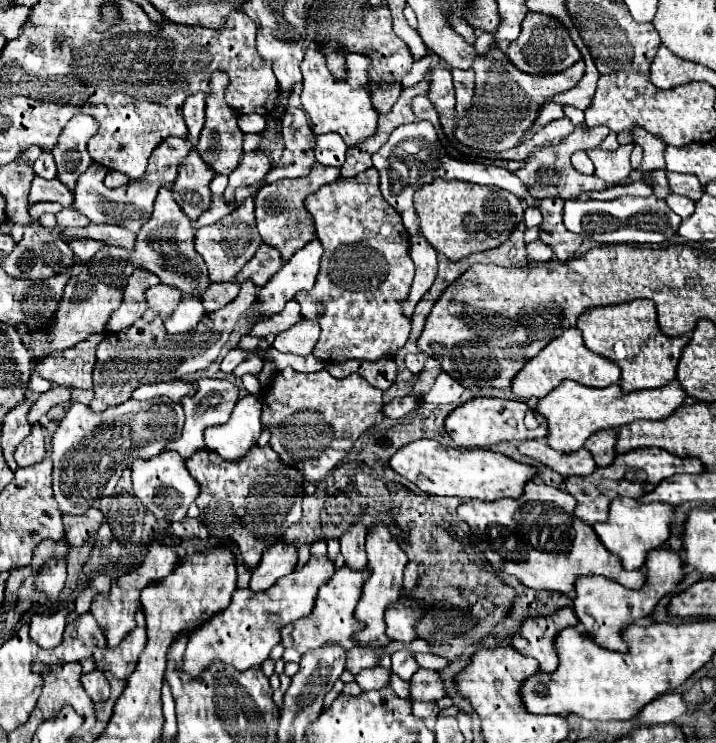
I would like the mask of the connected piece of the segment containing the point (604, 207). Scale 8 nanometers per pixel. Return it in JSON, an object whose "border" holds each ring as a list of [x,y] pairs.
{"border":[[[618,197],[612,201],[580,201],[570,199],[564,203],[564,225],[566,229],[584,235],[596,243],[628,243],[628,245],[662,245],[670,241],[682,217],[676,215],[664,199],[658,197]]]}

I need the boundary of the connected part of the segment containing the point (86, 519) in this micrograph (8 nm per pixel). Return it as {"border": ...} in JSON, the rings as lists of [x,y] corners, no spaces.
{"border":[[[94,507],[88,509],[88,513],[84,517],[66,515],[64,517],[66,539],[70,541],[70,545],[82,545],[98,531],[100,523],[102,523],[102,513],[100,513],[100,509],[94,509]]]}

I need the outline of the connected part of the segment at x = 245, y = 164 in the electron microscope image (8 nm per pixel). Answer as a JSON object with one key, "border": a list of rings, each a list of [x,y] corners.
{"border":[[[260,151],[252,153],[252,155],[244,155],[240,165],[236,167],[236,171],[232,171],[228,187],[224,191],[224,201],[228,205],[234,203],[234,195],[238,187],[250,187],[254,183],[258,183],[270,169],[270,159],[266,155],[262,155]]]}

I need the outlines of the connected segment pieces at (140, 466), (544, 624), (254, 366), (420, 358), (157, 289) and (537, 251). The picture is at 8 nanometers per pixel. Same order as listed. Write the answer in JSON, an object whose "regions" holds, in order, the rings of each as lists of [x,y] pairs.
{"regions":[[[[164,451],[152,459],[136,459],[130,467],[132,471],[132,489],[134,495],[144,503],[144,507],[154,513],[156,519],[182,521],[190,503],[198,497],[200,487],[196,479],[184,467],[184,459],[176,451]]],[[[570,607],[556,609],[552,615],[544,615],[538,619],[526,617],[512,635],[512,647],[522,655],[534,657],[540,663],[540,671],[550,673],[558,665],[558,657],[552,647],[554,635],[568,625],[574,627],[576,623],[578,619]]],[[[250,355],[244,363],[240,363],[238,367],[236,367],[236,371],[234,371],[234,375],[236,377],[242,377],[242,375],[246,375],[246,373],[260,373],[262,371],[262,365],[264,365],[264,361],[260,359],[260,357],[256,357],[256,355]]],[[[410,353],[410,355],[406,355],[406,367],[414,373],[414,375],[418,375],[422,369],[424,369],[424,363],[426,363],[426,355],[422,355],[422,353]]],[[[164,283],[160,285],[154,285],[146,291],[146,301],[148,301],[148,307],[156,307],[156,311],[160,313],[160,317],[166,321],[172,311],[178,307],[182,299],[182,293],[176,289],[176,287],[168,287]]],[[[540,239],[528,243],[528,259],[530,261],[550,261],[552,255],[552,247],[544,247],[544,243],[540,243]]]]}

